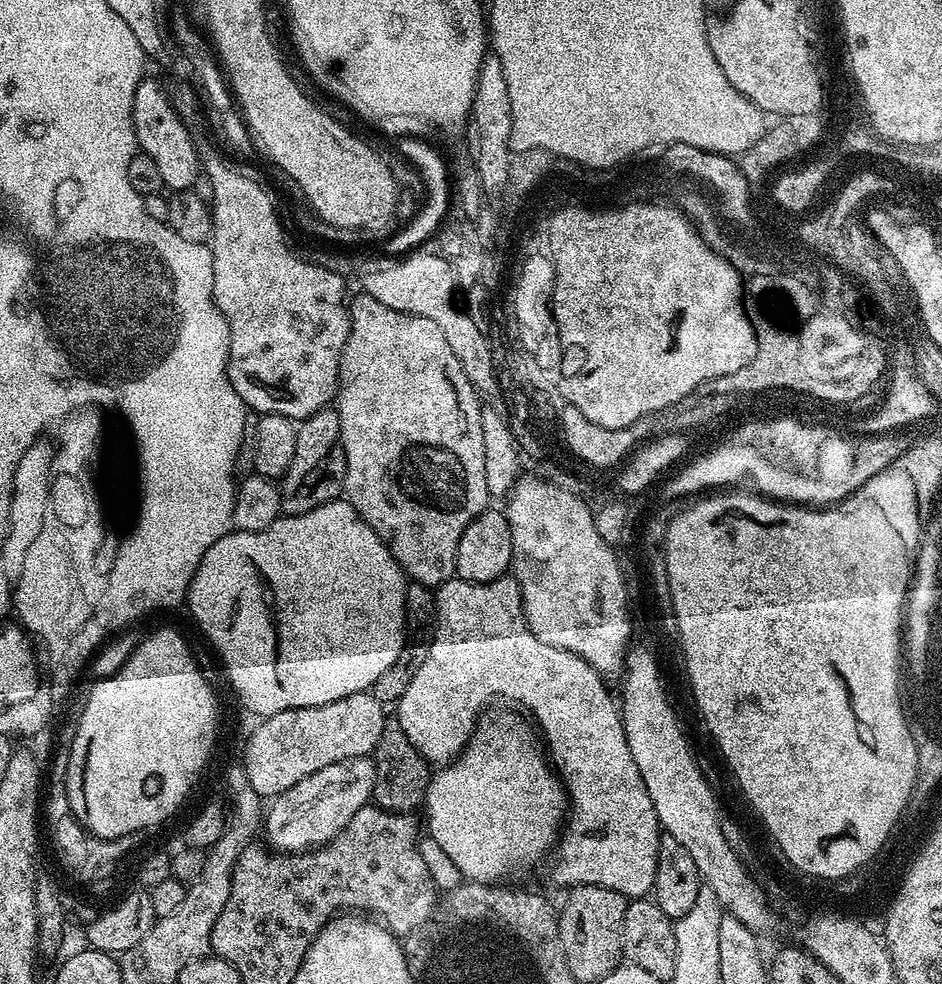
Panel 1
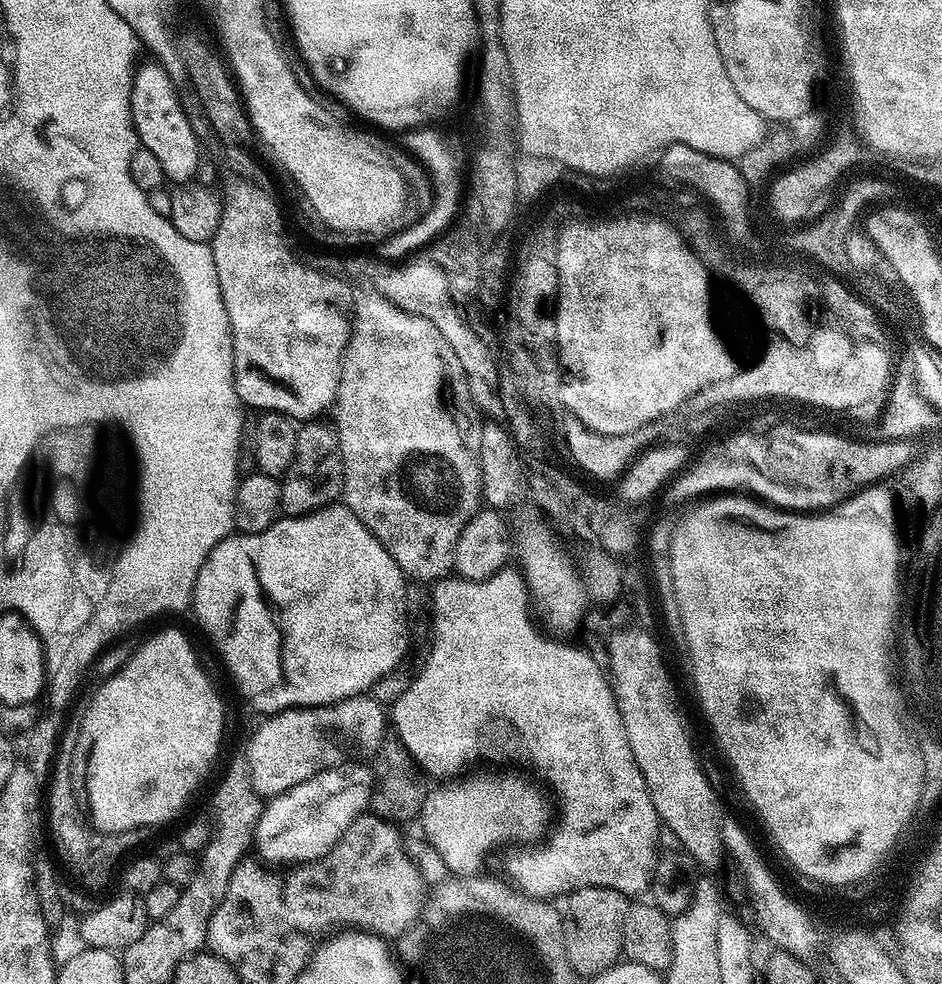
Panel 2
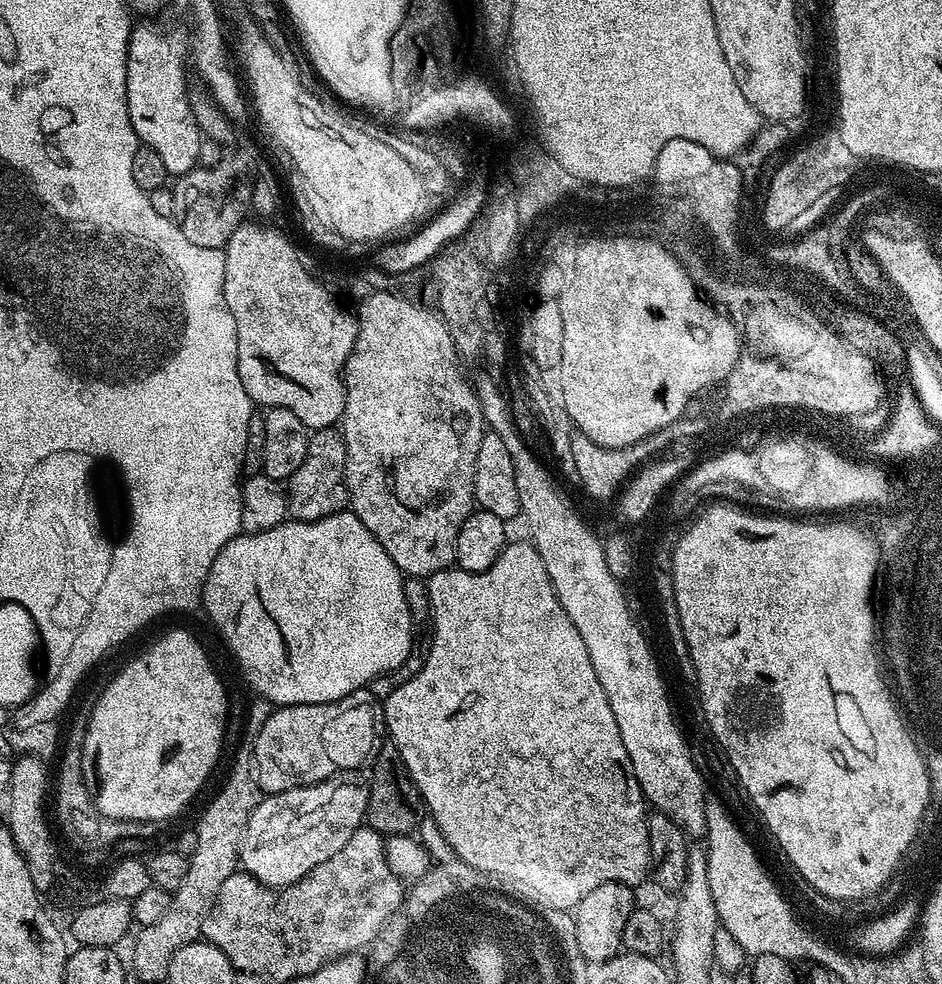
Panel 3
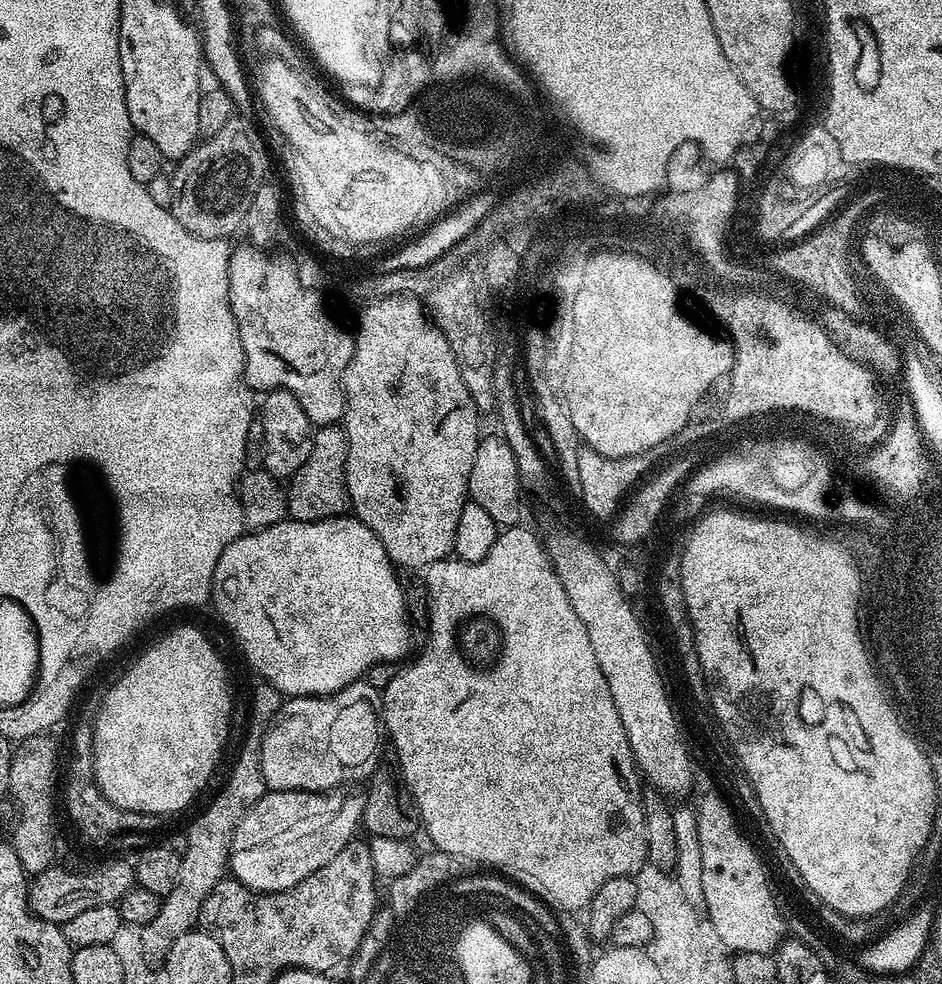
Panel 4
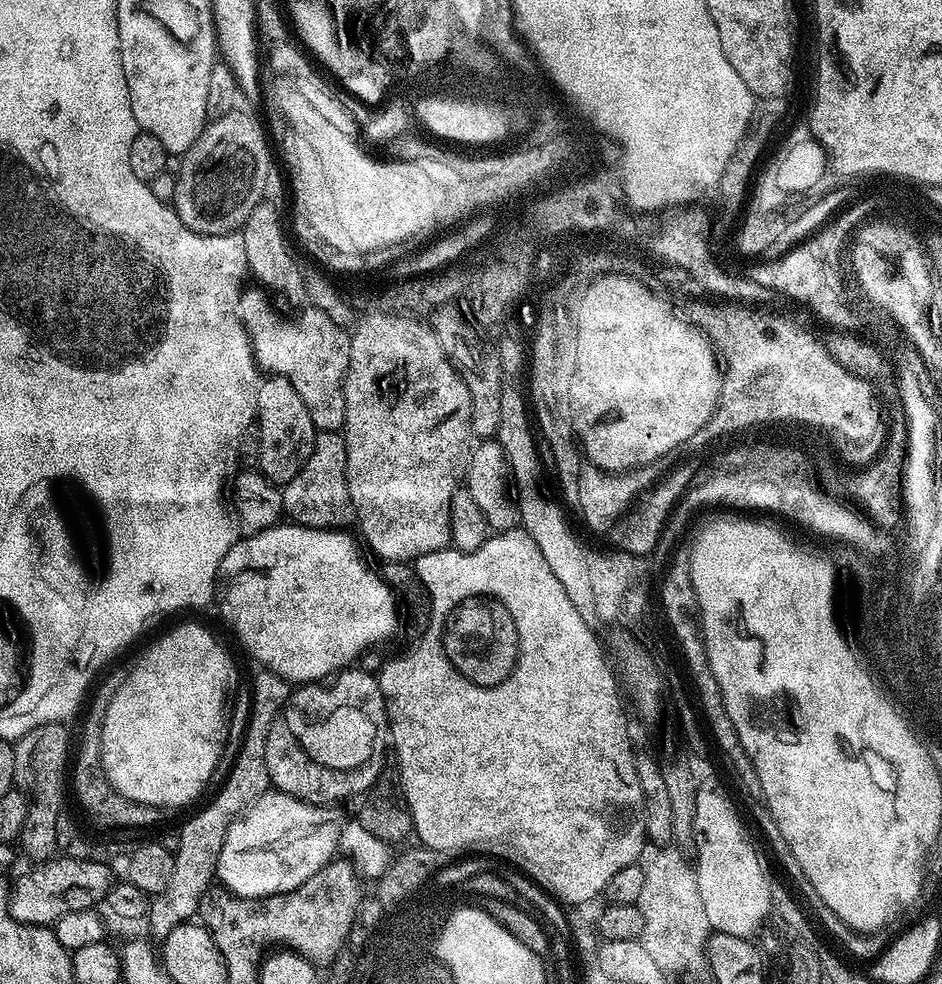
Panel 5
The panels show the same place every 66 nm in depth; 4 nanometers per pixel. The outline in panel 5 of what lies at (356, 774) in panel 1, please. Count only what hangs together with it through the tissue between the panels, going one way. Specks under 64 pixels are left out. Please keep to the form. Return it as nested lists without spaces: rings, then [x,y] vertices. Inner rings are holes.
[[[269,790],[236,817],[226,830],[216,876],[228,891],[242,898],[262,898],[289,892],[310,874],[318,874],[337,855],[346,817],[336,808],[307,804],[299,795]]]

